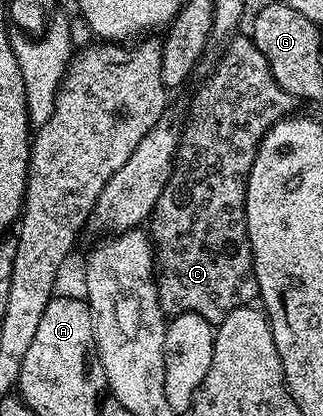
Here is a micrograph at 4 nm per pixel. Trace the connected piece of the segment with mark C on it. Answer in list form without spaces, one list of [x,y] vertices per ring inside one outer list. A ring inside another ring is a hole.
[[[250,36],[239,37],[232,37],[222,47],[222,50],[224,50],[223,55],[219,58],[219,63],[212,68],[211,75],[196,88],[195,95],[191,98],[191,107],[188,108],[187,114],[185,113],[183,136],[179,140],[179,152],[175,156],[175,170],[171,173],[171,178],[168,180],[166,188],[161,192],[161,196],[157,200],[157,204],[154,210],[152,210],[149,219],[149,227],[151,226],[149,237],[155,251],[155,265],[157,267],[159,303],[161,304],[164,315],[196,314],[197,316],[205,316],[205,320],[209,320],[212,324],[222,322],[225,316],[229,316],[229,312],[233,312],[242,306],[252,305],[256,301],[259,289],[257,288],[257,280],[255,279],[253,252],[249,244],[247,221],[245,220],[247,181],[249,180],[249,172],[253,168],[253,160],[259,151],[261,140],[267,135],[269,128],[273,128],[283,118],[288,117],[294,111],[291,109],[297,106],[296,99],[292,98],[289,92],[285,92],[285,88],[281,88],[281,84],[277,84],[277,80],[273,80],[273,74],[269,72],[269,64],[265,60],[265,56],[261,56],[261,52],[254,40]]]

